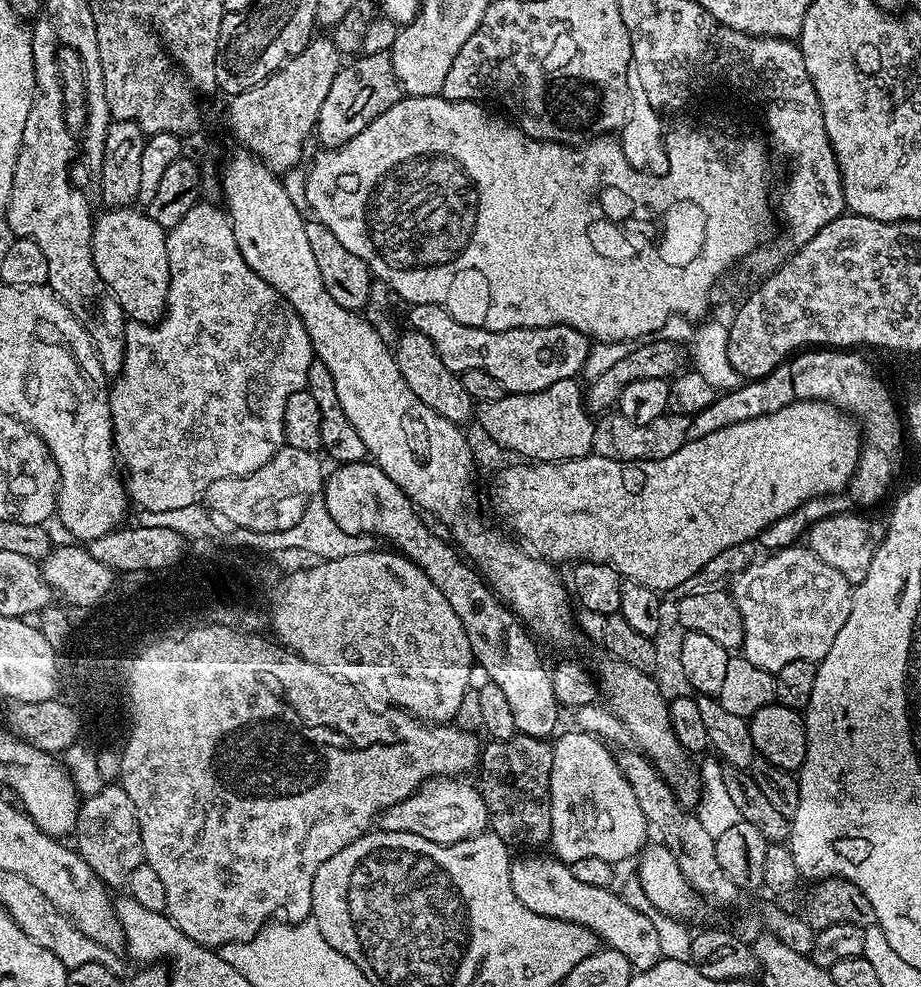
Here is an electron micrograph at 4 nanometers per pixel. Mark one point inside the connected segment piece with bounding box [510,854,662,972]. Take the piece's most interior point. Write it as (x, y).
(544, 884)

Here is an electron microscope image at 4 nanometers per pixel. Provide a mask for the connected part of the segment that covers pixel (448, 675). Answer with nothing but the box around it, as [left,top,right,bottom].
[276,556,474,725]

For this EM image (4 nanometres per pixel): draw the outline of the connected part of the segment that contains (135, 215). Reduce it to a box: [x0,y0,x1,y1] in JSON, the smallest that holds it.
[92,207,170,324]

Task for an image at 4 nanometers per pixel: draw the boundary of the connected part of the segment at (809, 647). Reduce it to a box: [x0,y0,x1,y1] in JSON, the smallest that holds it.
[730,546,854,674]

